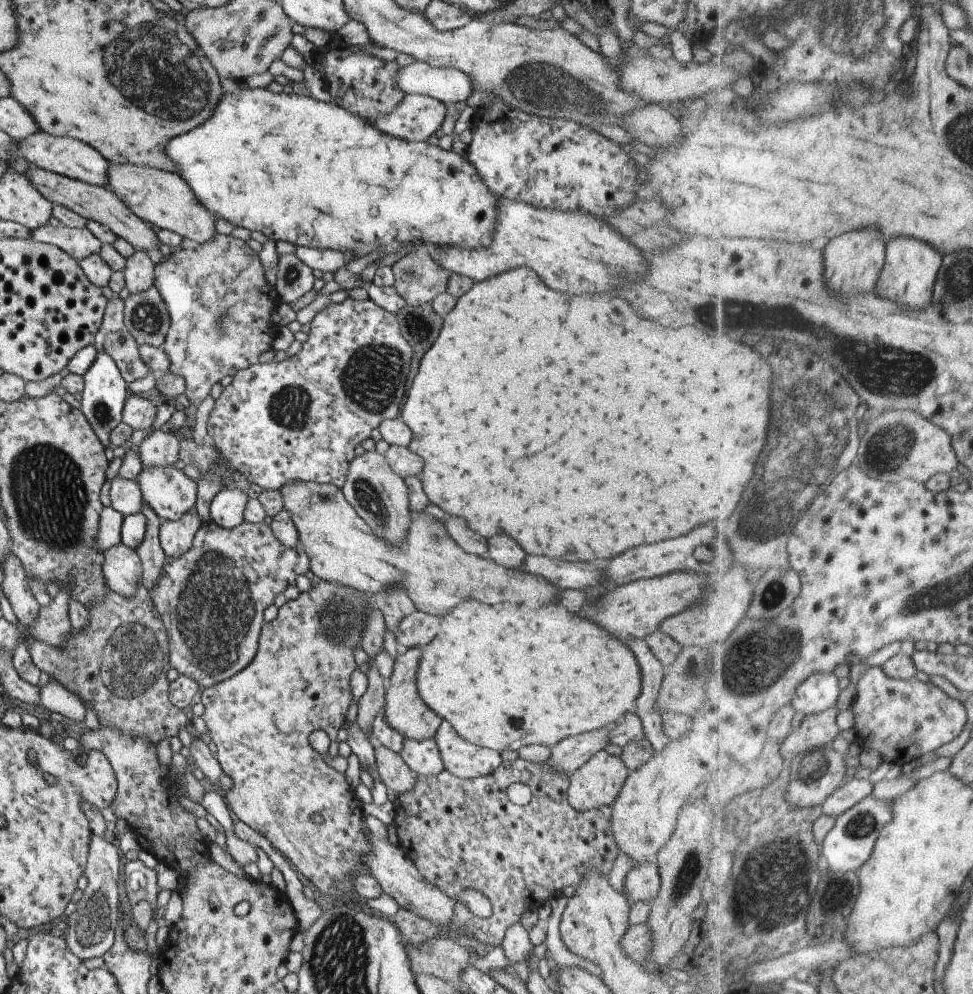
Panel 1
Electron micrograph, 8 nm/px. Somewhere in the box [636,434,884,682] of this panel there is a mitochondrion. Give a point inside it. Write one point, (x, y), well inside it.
(775, 593)

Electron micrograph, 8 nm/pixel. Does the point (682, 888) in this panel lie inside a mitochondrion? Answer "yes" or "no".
yes

